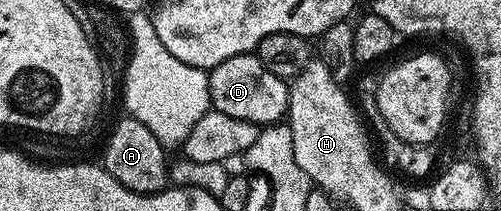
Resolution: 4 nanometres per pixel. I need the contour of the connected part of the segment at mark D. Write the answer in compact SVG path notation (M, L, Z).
M257 53L232 56L209 71L210 105L236 120L248 120L259 128L278 124L287 117L290 91L283 79L272 76L264 64L260 64Z

